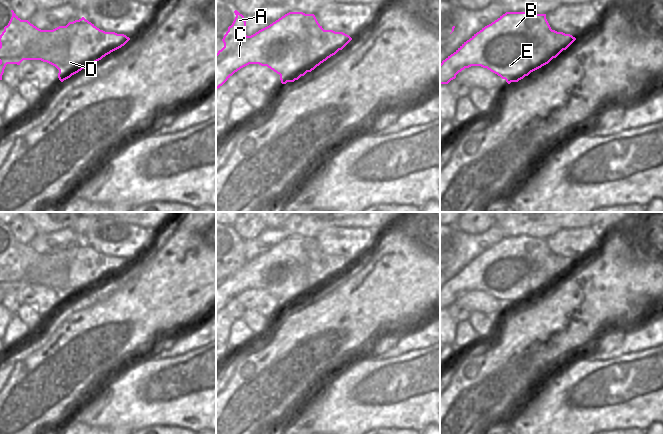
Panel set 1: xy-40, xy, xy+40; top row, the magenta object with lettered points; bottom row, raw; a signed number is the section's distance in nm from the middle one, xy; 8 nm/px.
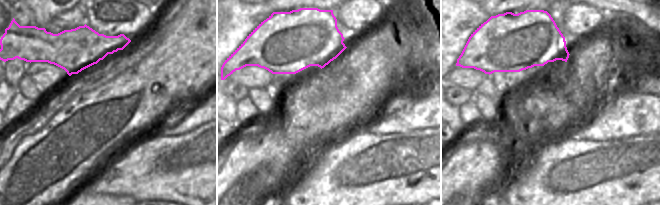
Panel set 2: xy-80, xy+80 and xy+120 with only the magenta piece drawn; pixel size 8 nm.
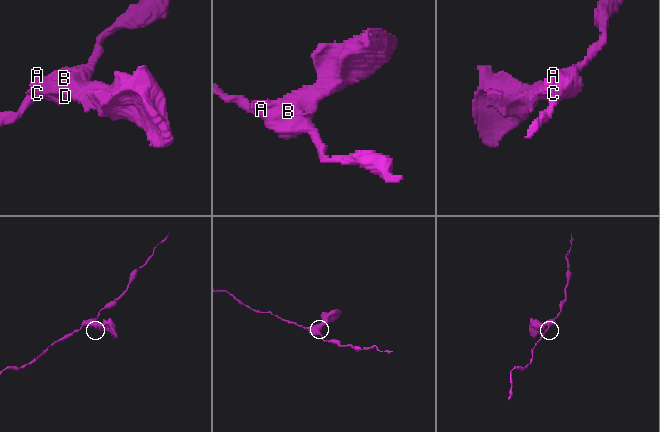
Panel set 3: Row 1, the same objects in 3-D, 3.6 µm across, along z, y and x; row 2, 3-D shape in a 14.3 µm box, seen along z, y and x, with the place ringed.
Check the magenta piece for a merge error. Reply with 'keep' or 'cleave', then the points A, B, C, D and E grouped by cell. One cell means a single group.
cleave; groups A B C E / D

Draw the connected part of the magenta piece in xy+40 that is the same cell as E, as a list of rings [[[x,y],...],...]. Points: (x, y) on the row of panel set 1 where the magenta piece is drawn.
[[[506,12],[464,42],[440,64],[440,84],[448,84],[456,75],[471,66],[481,66],[505,79],[508,84],[518,82],[531,72],[548,64],[562,50],[552,45],[548,37],[551,27],[546,14]]]

